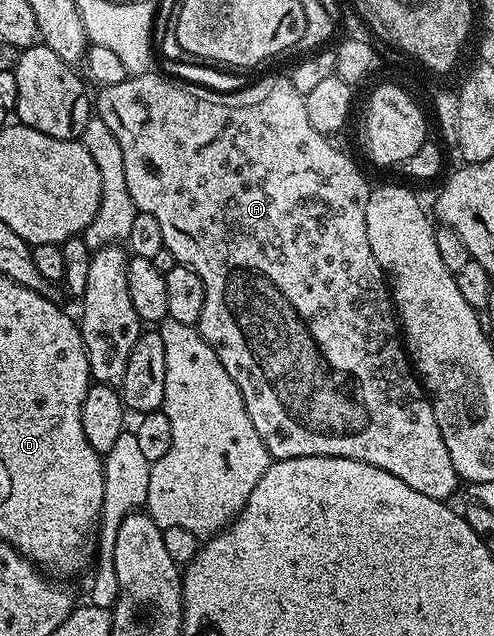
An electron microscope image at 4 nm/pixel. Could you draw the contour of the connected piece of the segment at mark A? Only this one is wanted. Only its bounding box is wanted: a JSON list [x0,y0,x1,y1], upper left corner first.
[95,73,459,499]

